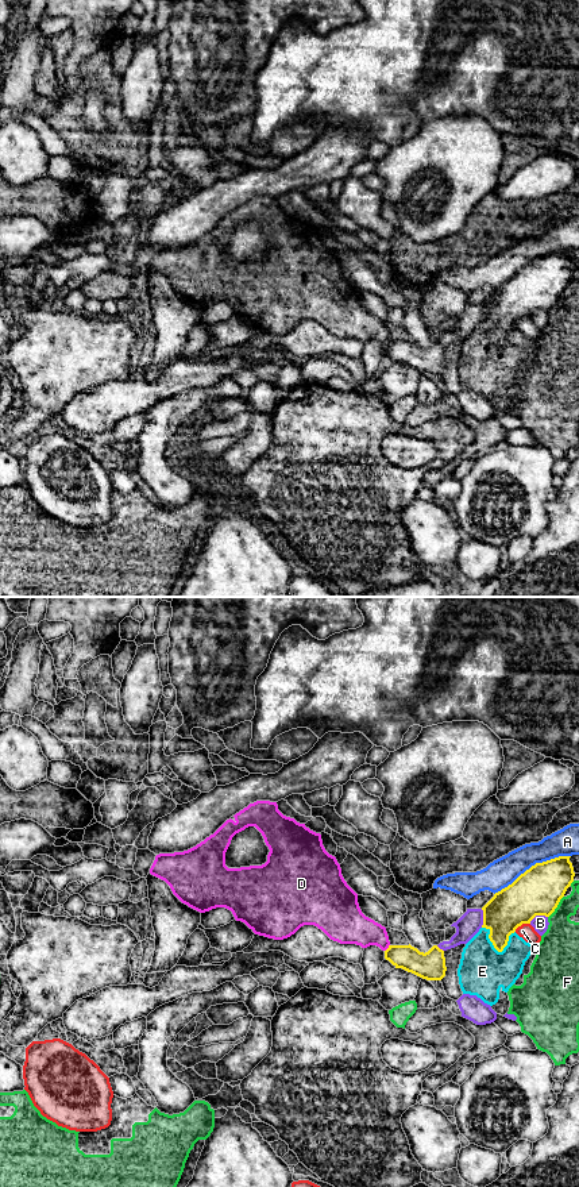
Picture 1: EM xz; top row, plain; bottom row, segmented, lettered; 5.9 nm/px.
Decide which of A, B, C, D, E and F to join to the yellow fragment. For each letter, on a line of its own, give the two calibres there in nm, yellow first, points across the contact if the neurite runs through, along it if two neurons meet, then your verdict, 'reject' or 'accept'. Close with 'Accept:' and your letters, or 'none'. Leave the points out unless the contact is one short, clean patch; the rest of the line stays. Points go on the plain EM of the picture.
A: calibres 280 and 170 nm; reject
B: calibres 280 and 100 nm; reject
C: calibres 280 and 90 nm; reject
D: calibres 150 and 200 nm; border xz (389, 339), (385, 346); reject
E: calibres 240 and 280 nm; reject
F: calibres 280 and 240 nm; reject
Accept: none

